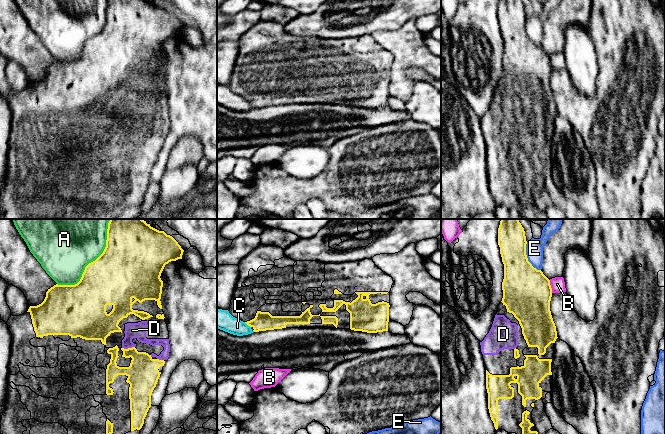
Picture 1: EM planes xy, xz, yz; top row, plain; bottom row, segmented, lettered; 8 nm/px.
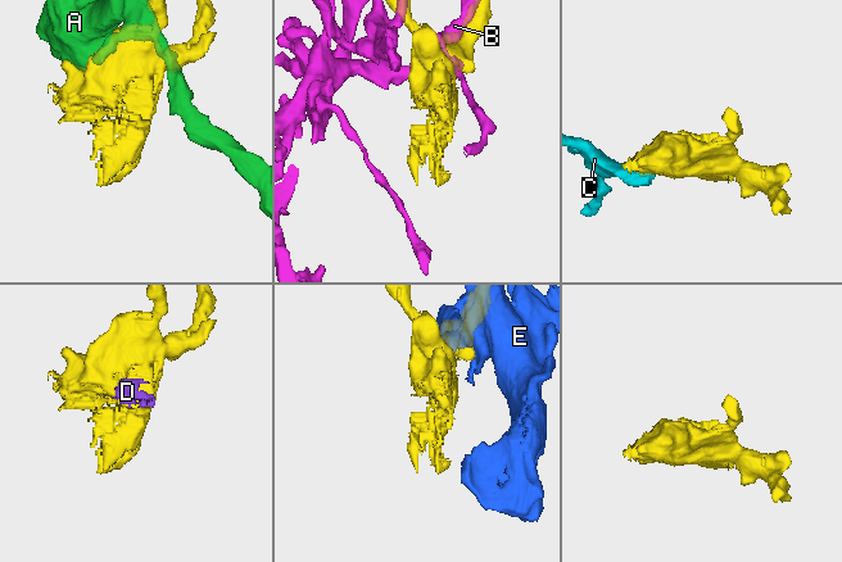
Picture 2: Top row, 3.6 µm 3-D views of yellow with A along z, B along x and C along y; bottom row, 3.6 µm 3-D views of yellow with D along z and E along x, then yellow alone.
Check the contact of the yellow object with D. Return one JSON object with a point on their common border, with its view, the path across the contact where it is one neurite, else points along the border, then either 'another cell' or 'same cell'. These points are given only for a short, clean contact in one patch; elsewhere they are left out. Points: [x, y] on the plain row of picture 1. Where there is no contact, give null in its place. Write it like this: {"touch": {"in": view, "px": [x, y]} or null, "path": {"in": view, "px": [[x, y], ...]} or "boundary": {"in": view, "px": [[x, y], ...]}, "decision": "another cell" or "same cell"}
{"touch": {"in": "xy", "px": [128, 124]}, "decision": "same cell"}

